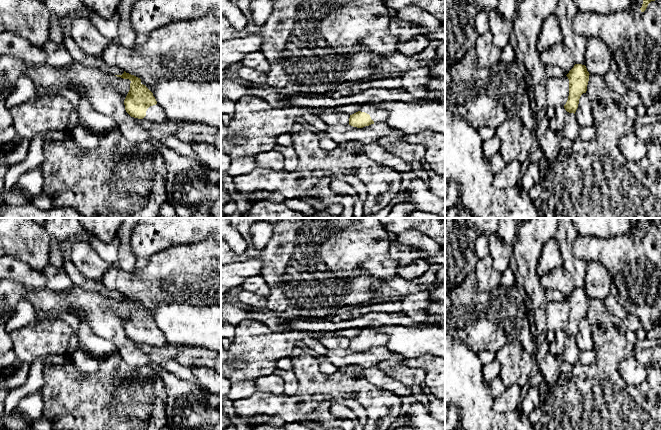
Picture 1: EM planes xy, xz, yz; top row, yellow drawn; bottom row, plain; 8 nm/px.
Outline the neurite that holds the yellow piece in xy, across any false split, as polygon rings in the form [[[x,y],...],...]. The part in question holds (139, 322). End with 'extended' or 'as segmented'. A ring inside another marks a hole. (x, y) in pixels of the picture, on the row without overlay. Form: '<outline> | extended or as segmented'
[[[125,295],[122,299],[115,300],[131,305],[130,314],[124,324],[125,334],[131,341],[156,348],[168,344],[165,335],[157,327],[153,317],[141,307],[140,302]]] | extended

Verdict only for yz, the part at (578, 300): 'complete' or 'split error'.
complete

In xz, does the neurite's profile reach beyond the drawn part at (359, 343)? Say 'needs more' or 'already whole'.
needs more

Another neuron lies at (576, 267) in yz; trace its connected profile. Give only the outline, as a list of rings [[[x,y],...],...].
[[[558,218],[559,224],[554,240],[562,253],[564,268],[572,275],[576,288],[586,290],[585,277],[587,270],[586,261],[573,256],[572,243],[577,235],[570,218]]]

